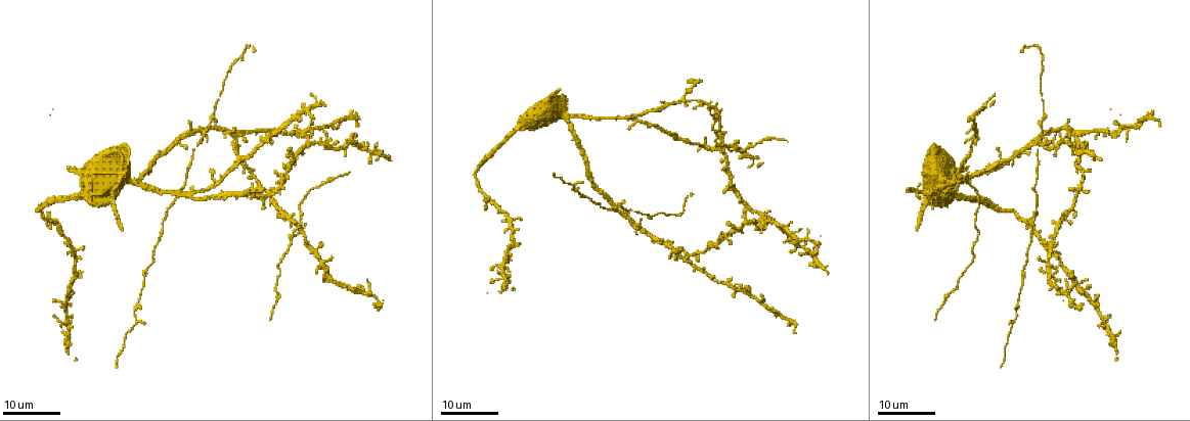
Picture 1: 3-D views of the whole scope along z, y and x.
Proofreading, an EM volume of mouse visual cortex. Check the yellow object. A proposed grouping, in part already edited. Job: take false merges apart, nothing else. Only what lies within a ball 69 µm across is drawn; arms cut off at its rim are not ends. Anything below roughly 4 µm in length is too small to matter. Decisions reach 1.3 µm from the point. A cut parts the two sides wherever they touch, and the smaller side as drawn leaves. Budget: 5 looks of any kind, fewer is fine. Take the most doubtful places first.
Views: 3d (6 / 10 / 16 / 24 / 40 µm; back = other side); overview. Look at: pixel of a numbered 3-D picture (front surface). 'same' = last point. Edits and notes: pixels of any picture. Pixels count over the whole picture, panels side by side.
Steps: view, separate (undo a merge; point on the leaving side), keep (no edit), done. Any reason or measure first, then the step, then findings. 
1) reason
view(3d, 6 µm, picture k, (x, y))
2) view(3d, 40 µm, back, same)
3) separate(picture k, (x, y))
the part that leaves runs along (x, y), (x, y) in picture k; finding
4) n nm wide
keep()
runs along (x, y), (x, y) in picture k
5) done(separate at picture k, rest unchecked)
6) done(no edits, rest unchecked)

thin arm on a thick one
view(3d, 24 µm, picture 1, (1041, 131))

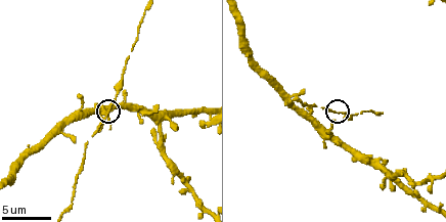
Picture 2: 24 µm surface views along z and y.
view(3d, 10 µm, picture 2, (335, 113))

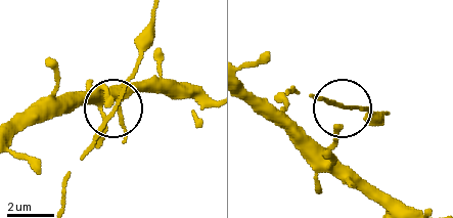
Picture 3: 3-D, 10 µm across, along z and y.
100 nm wide
keep()
all the same neuron

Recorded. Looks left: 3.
four or more arms meet
view(3d, 24 µm, picture 1, (51, 219))

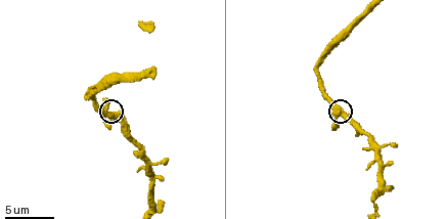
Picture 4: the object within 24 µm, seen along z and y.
closer look
view(3d, 6 µm, picture 4, (113, 115))

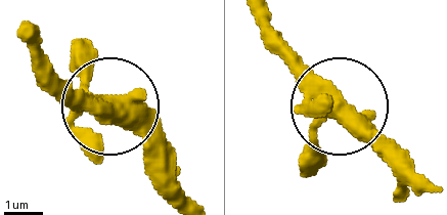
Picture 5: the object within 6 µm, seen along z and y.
420 nm wide
keep()
runs along (21, 40), (106, 101), (87, 82), (77, 46) in picture 5; all the same neuron

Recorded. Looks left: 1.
done(no edits, rest unchecked)

